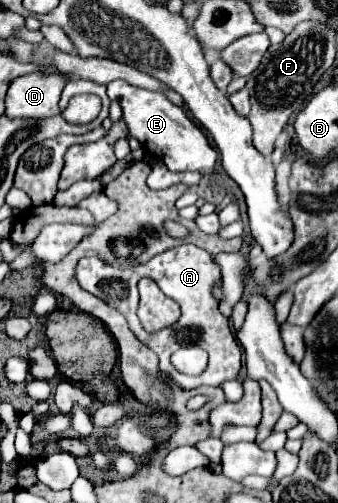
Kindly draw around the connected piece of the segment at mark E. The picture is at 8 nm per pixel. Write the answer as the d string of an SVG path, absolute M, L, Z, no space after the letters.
M123 80L107 84L107 96L117 98L123 108L123 120L129 128L129 136L137 138L147 154L157 156L171 172L197 170L201 176L213 176L217 164L217 150L209 144L205 132L185 114L185 110L169 102L161 92L131 86Z

